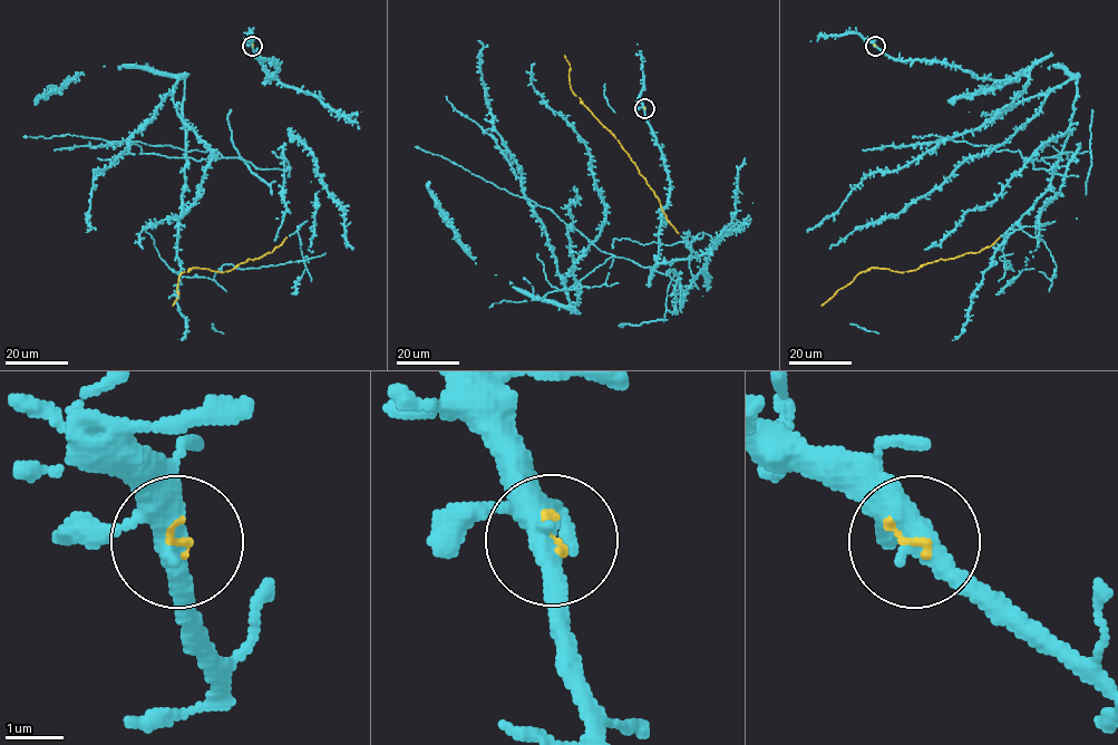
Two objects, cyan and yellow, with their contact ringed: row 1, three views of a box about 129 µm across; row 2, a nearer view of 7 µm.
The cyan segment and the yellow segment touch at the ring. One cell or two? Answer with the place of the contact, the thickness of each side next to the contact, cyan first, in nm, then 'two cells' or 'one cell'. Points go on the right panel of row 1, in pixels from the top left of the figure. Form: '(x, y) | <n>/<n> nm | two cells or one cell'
(875, 46) | 360/90 nm | one cell

